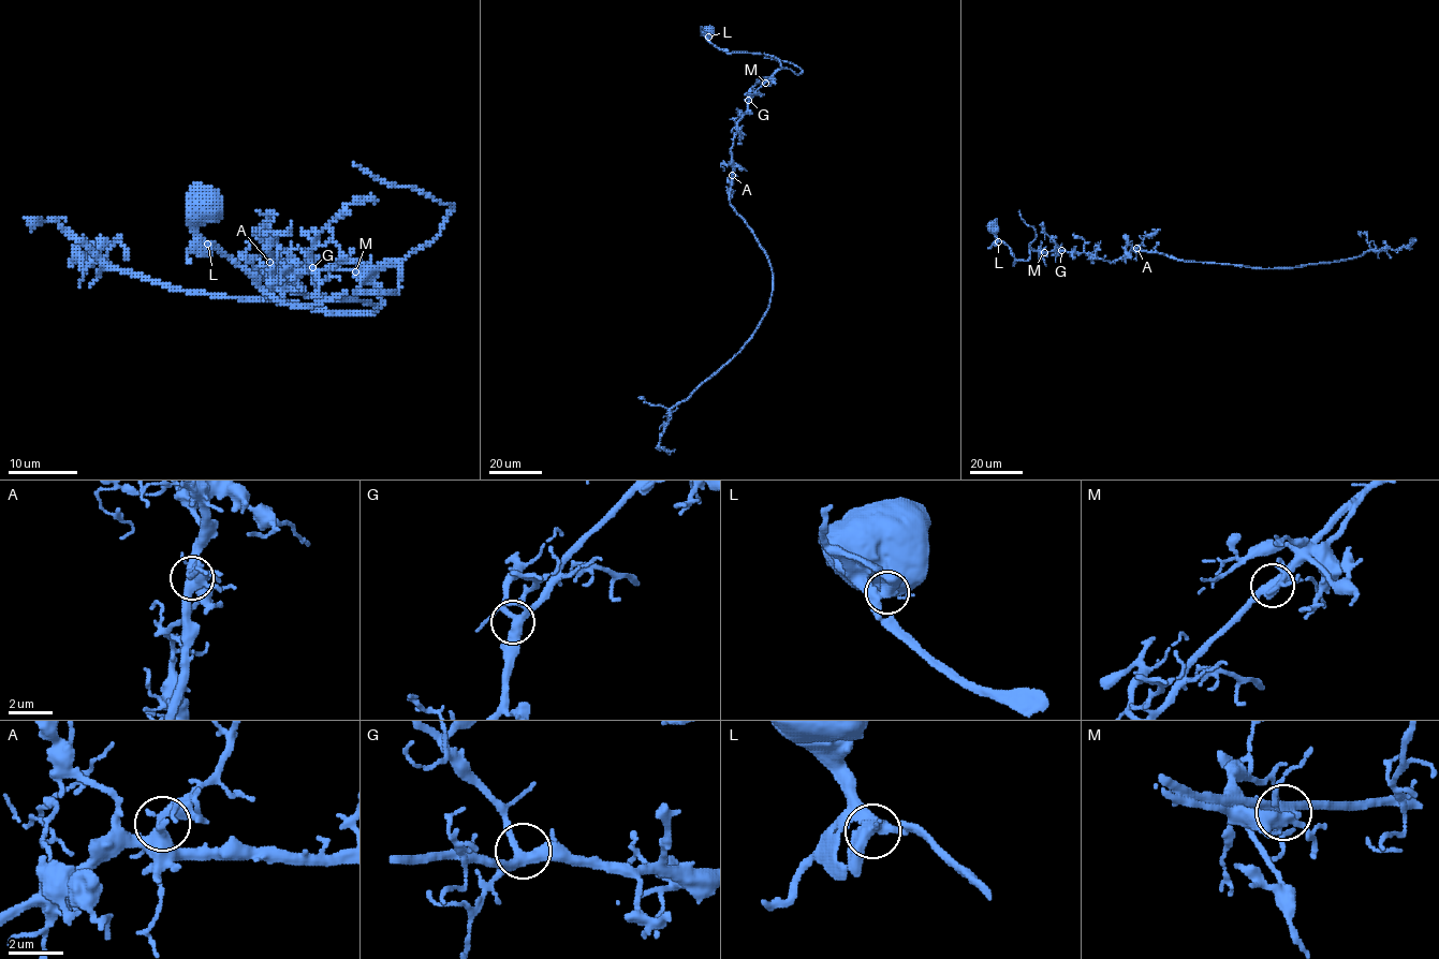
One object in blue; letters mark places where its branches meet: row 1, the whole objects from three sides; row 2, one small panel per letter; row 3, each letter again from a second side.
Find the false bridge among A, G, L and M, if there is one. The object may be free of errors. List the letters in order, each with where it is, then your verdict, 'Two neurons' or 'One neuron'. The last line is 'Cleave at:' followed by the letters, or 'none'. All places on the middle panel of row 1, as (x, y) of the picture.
A: Place: (732, 175). One neuron
G: Place: (748, 100). One neuron
L: Place: (708, 37). One neuron
M: Place: (765, 83). Two neurons
Cleave at: M

